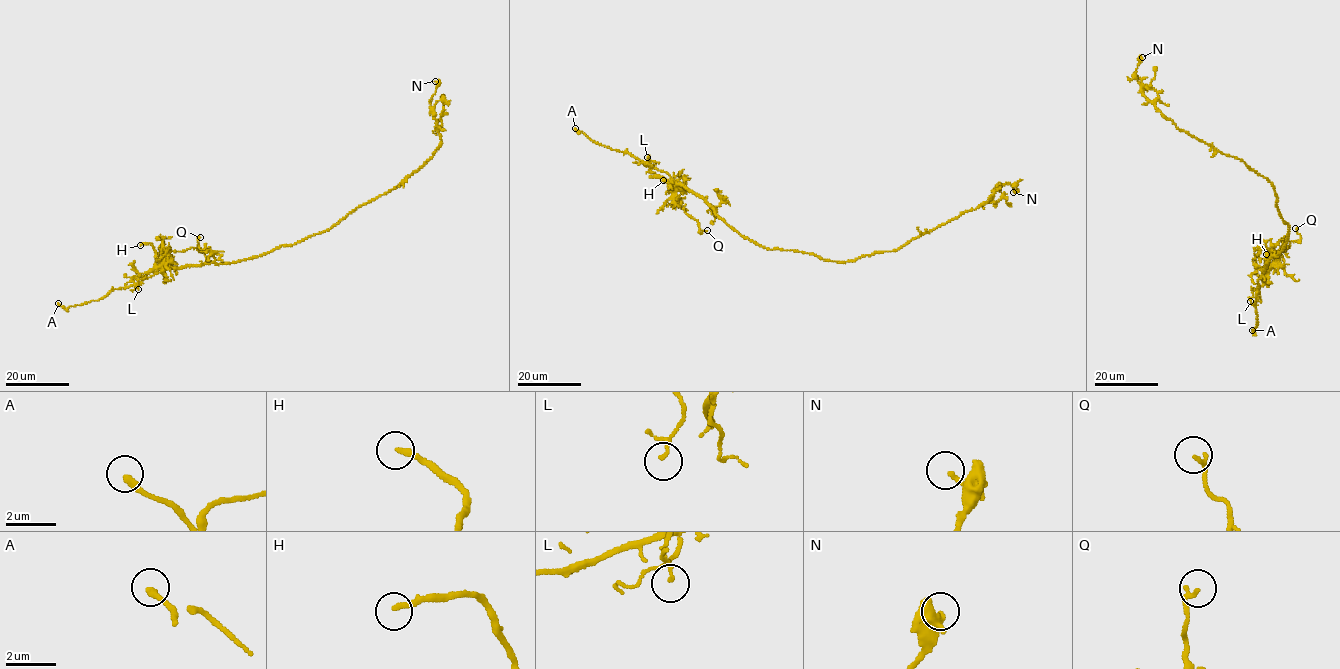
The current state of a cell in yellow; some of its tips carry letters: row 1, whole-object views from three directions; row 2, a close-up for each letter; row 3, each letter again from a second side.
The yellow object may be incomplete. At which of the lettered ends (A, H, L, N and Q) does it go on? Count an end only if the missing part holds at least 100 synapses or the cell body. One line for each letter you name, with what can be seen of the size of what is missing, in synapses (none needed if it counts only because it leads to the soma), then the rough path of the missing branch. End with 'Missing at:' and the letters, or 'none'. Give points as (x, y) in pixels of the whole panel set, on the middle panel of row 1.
Missing at: A

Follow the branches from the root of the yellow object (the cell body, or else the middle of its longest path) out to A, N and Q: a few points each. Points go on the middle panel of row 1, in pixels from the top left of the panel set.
A: (801, 252), (767, 249), (744, 238), (701, 197), (678, 184), (665, 172), (628, 152), (597, 144), (575, 128)
N: (801, 252), (845, 262), (897, 249), (978, 207), (991, 197), (997, 186), (1008, 183), (1013, 192)
Q: (801, 252), (767, 249), (744, 238), (701, 197), (676, 185), (675, 199), (697, 222), (699, 232), (707, 230)

